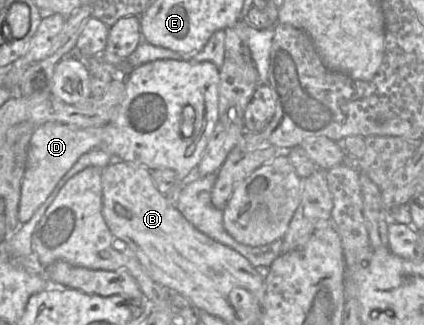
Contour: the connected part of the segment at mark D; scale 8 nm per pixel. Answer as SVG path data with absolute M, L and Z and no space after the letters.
M162 59L143 64L133 69L125 80L126 93L114 118L101 127L77 128L55 122L47 122L34 131L27 155L26 170L21 184L18 210L20 223L25 223L46 201L63 176L85 153L100 149L112 157L140 165L149 170L167 168L174 170L179 183L164 194L167 202L176 205L183 189L184 179L201 161L205 148L215 130L219 118L219 69L210 61Z

